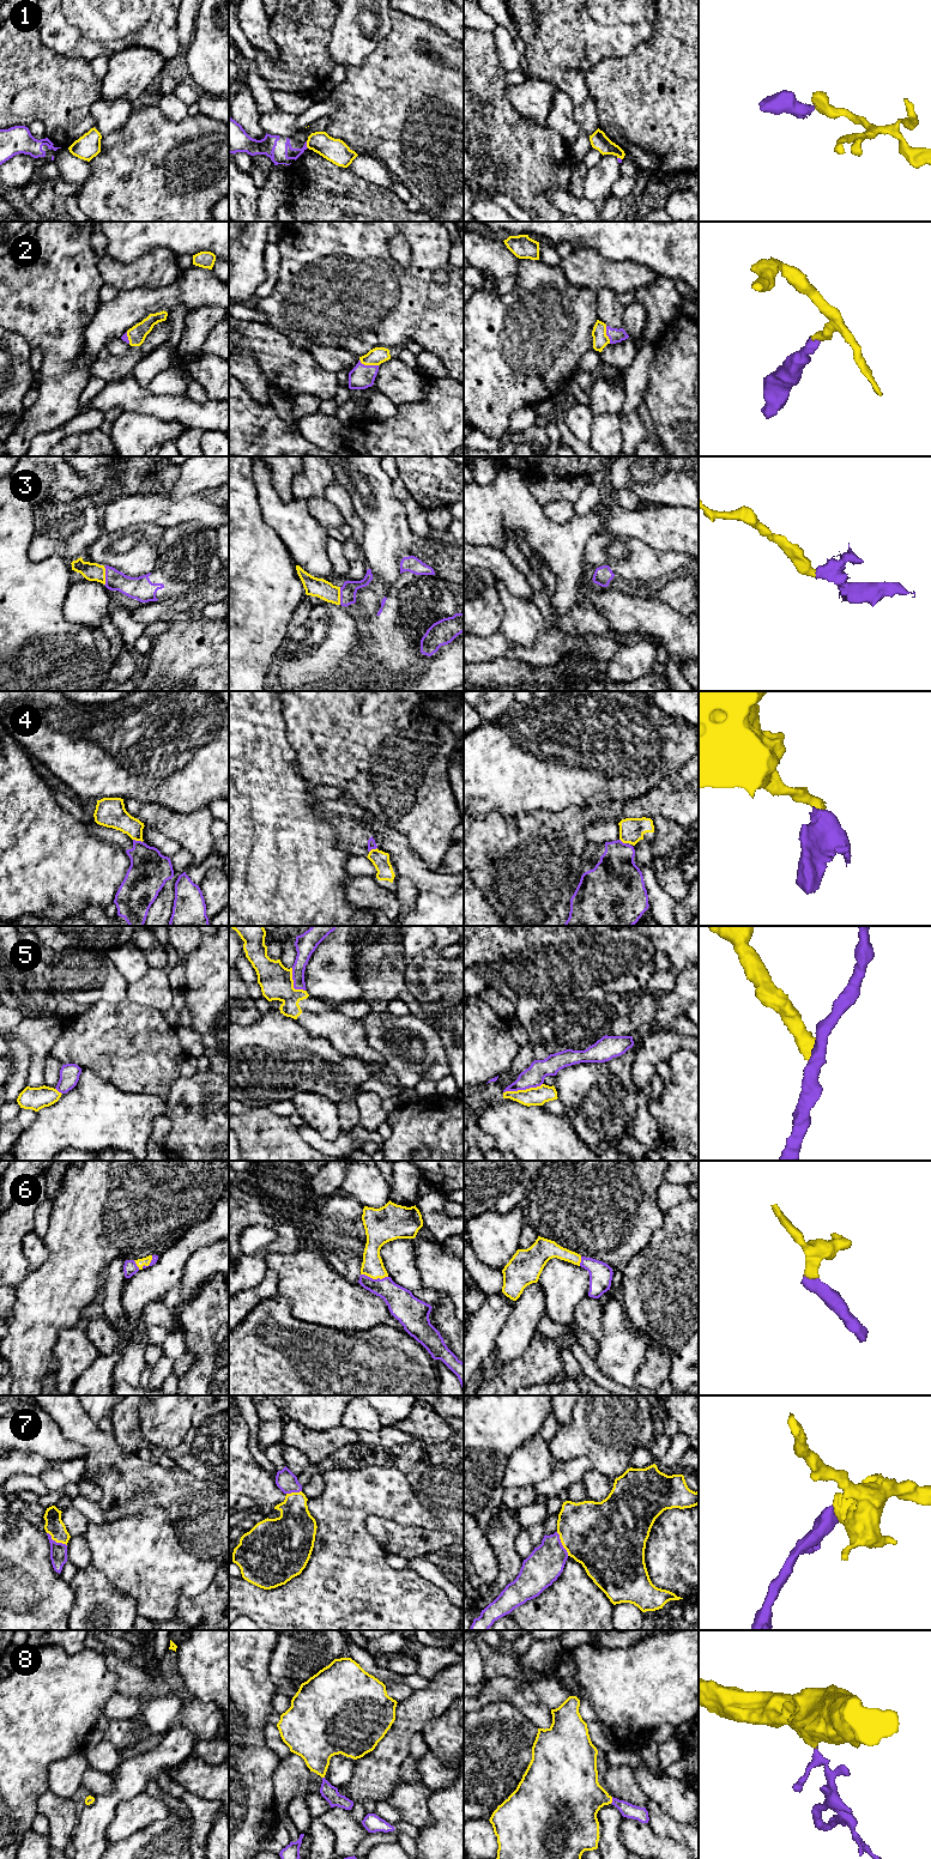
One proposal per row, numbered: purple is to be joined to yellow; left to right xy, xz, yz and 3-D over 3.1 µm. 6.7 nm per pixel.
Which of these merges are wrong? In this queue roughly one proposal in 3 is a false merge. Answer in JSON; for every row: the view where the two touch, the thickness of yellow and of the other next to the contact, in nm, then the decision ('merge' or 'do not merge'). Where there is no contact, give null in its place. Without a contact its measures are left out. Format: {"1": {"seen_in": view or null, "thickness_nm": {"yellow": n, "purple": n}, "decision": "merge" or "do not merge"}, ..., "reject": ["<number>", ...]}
{"1": {"seen_in": "xz", "thickness_nm": {"yellow": 160, "purple": 80}, "decision": "do not merge"}, "2": {"seen_in": "xz", "thickness_nm": {"yellow": 120, "purple": 160}, "decision": "merge"}, "3": {"seen_in": "xy", "thickness_nm": {"yellow": 130, "purple": 150}, "decision": "merge"}, "4": {"seen_in": "xy", "thickness_nm": {"yellow": 190, "purple": 260}, "decision": "do not merge"}, "5": {"seen_in": "yz", "thickness_nm": {"yellow": 130, "purple": 140}, "decision": "do not merge"}, "6": {"seen_in": "xz", "thickness_nm": {"yellow": 140, "purple": 190}, "decision": "merge"}, "7": {"seen_in": "yz", "thickness_nm": {"yellow": 440, "purple": 240}, "decision": "merge"}, "8": {"seen_in": "yz", "thickness_nm": {"yellow": 380, "purple": 100}, "decision": "merge"}, "reject": ["1", "4", "5"]}

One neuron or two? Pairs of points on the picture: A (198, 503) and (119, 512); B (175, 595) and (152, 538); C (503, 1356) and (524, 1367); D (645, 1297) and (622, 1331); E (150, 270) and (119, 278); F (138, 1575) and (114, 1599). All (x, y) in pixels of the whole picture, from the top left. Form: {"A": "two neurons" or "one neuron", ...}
{"A": "one neuron", "B": "two neurons", "C": "two neurons", "D": "two neurons", "E": "one neuron", "F": "two neurons"}

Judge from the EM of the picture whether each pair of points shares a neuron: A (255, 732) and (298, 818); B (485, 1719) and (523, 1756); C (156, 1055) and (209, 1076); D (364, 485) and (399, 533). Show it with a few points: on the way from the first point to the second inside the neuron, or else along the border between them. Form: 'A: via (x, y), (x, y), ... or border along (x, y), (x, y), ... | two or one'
A: via (255, 754), (255, 775), (277, 797) | one
B: via (495, 1729), (513, 1747) | one
C: border along (180, 1076), (171, 1083), (170, 1091), (165, 1096) | two
D: via (372, 497), (387, 521) | one

